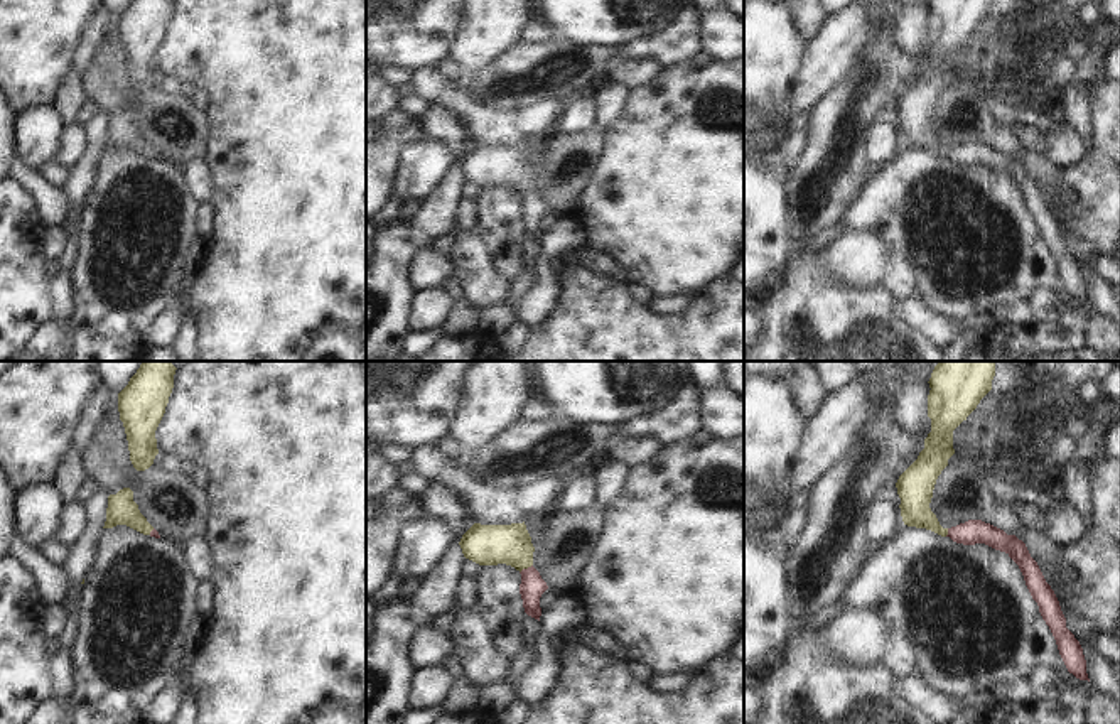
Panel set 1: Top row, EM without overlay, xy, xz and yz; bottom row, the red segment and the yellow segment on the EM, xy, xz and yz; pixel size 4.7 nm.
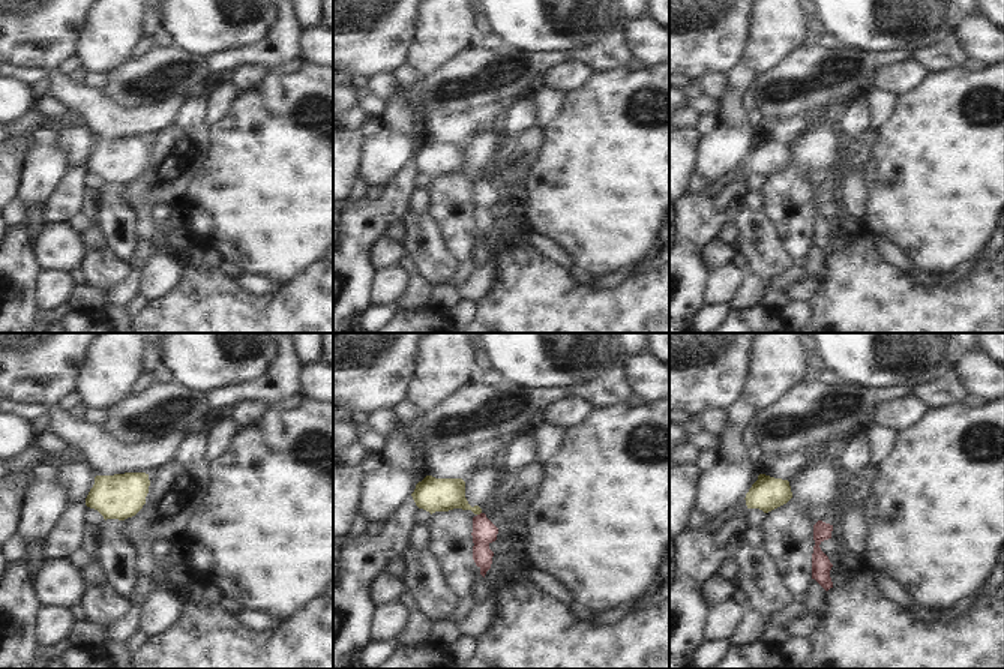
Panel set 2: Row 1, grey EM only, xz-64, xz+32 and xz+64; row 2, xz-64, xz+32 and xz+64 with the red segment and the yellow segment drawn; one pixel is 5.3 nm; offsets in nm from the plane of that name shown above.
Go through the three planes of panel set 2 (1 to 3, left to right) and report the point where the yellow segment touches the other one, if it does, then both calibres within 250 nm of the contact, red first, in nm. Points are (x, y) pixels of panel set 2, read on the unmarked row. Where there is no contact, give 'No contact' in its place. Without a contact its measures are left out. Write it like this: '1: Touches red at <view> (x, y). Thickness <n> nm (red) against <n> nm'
1: No contact
2: Touches red at xz+32 (480, 177). Thickness 130 nm (red) against 180 nm
3: No contact

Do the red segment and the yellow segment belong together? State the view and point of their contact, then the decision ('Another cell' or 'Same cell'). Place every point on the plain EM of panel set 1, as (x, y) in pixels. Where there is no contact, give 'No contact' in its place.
Touches red at xz (525, 191). Same cell

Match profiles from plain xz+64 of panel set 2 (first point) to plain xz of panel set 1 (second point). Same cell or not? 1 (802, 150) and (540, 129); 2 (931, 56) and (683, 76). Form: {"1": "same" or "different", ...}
{"1": "different", "2": "different"}

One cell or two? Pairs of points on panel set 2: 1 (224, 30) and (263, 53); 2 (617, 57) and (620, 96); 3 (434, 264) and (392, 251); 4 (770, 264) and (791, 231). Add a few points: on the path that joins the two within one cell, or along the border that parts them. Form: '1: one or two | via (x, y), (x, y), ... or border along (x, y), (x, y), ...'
1: two | border along (275, 21), (255, 42), (215, 53)
2: two | border along (623, 66), (593, 74)
3: two | border along (401, 240), (407, 254)
4: two | border along (766, 213), (781, 245), (794, 261)

